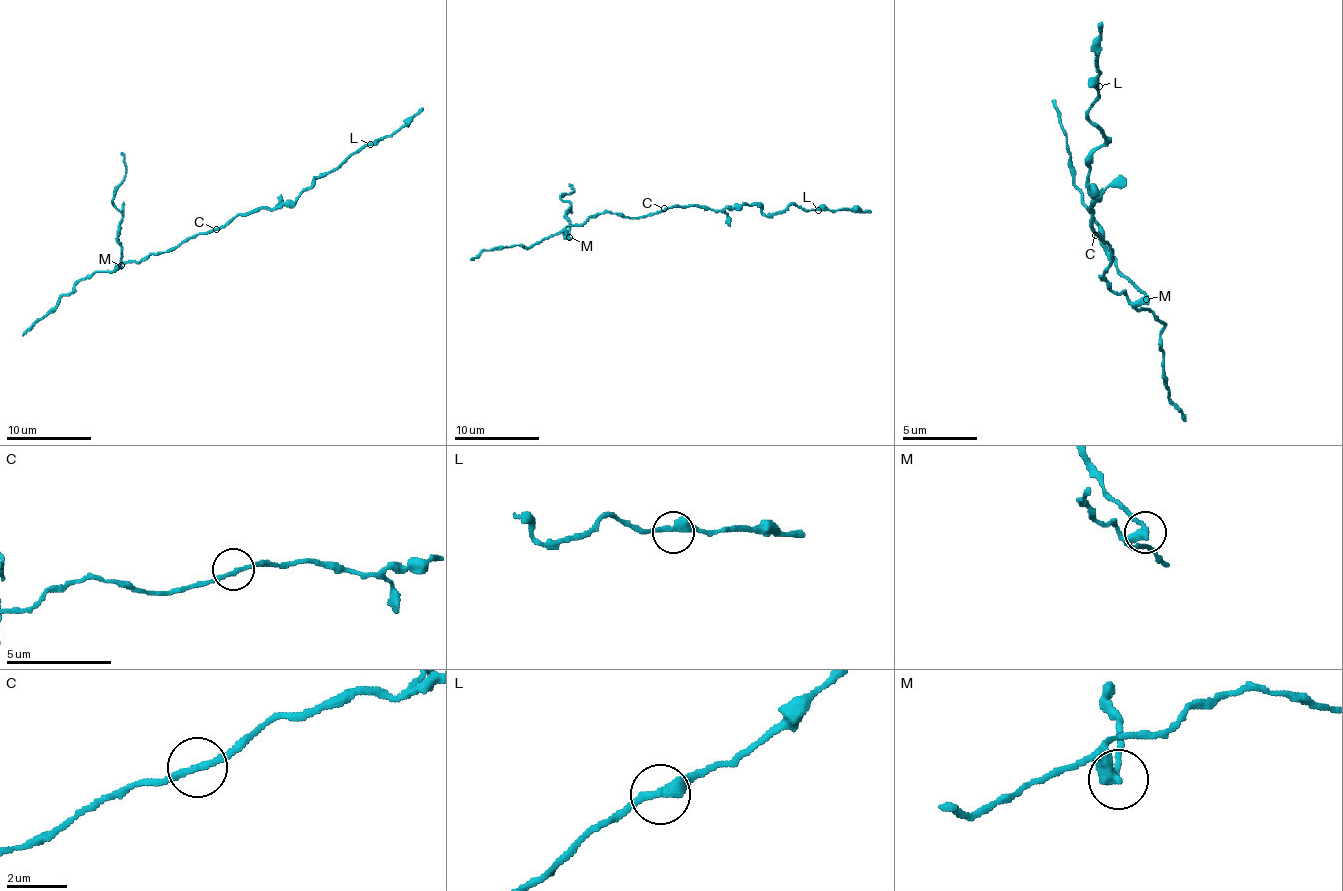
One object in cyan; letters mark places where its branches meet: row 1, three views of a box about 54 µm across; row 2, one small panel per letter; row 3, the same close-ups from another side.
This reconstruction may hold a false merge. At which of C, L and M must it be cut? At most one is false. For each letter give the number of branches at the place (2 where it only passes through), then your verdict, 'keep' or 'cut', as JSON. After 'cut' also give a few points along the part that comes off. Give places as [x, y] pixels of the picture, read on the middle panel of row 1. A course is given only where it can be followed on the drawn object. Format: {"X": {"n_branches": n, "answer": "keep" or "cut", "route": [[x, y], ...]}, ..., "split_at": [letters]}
{"C": {"n_branches": 2, "answer": "keep"}, "L": {"n_branches": 2, "answer": "keep"}, "M": {"n_branches": 2, "answer": "cut", "route": [[568, 238], [566, 213], [571, 204], [560, 198], [573, 191], [568, 183]]}, "split_at": ["M"]}

